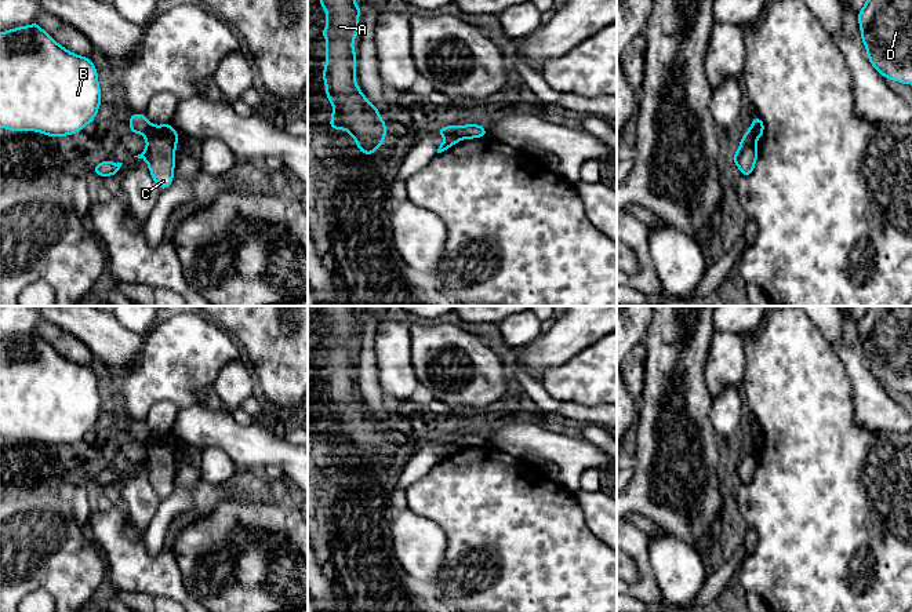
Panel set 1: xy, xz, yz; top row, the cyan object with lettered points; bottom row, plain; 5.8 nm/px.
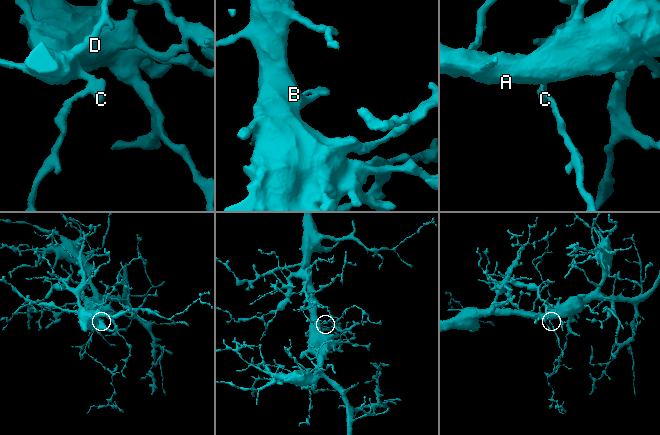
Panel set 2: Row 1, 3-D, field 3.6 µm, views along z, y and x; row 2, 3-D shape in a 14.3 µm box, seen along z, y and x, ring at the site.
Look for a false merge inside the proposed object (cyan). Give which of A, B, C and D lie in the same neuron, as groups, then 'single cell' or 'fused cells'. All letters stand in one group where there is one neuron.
A B D / C | fused cells

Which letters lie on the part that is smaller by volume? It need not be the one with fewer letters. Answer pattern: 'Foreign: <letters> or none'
Foreign: C

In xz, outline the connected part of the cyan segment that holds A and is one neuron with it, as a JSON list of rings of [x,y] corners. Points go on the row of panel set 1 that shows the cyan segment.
[[[319,0],[320,7],[326,10],[327,28],[320,30],[320,36],[327,39],[326,62],[323,68],[323,81],[326,84],[326,95],[334,106],[328,128],[345,130],[356,141],[357,150],[366,156],[371,156],[385,142],[386,123],[381,117],[381,112],[368,102],[356,83],[356,48],[352,43],[357,37],[360,10],[355,0]]]

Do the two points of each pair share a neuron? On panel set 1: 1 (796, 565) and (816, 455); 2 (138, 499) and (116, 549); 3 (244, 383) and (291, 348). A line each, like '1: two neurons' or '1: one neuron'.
1: one neuron
2: one neuron
3: two neurons

